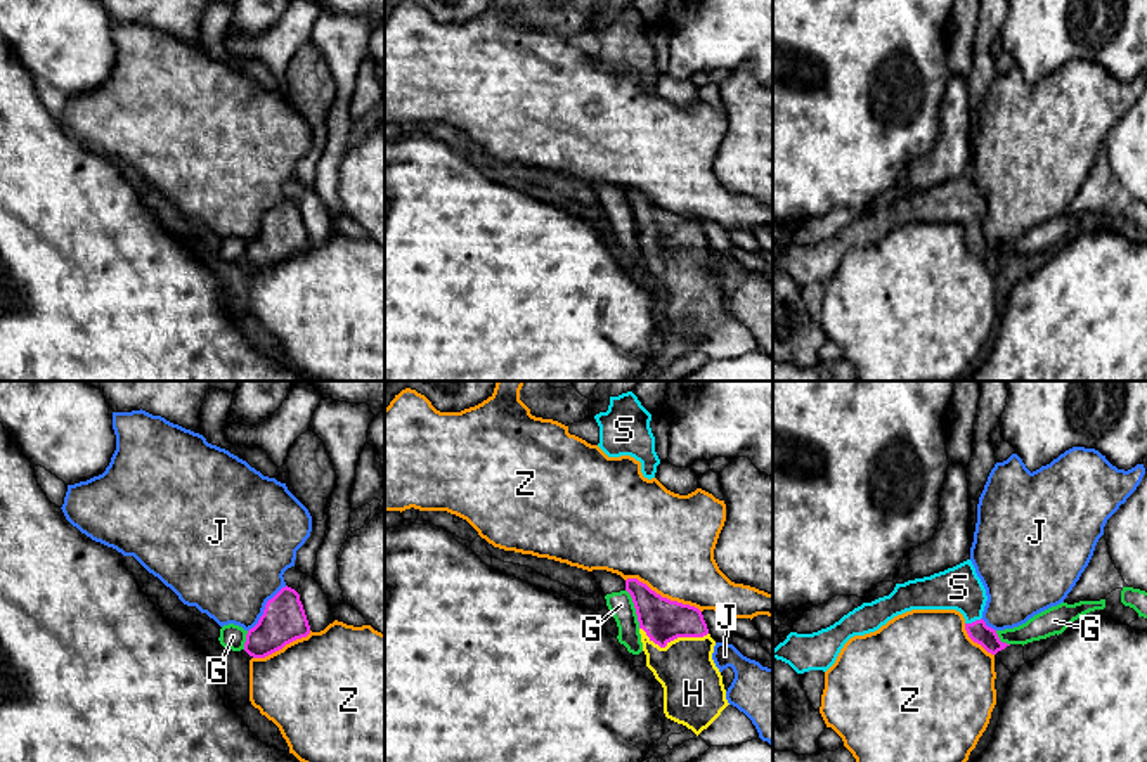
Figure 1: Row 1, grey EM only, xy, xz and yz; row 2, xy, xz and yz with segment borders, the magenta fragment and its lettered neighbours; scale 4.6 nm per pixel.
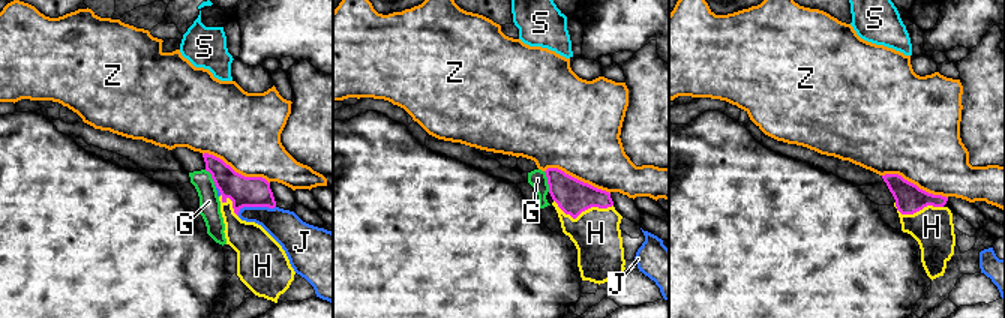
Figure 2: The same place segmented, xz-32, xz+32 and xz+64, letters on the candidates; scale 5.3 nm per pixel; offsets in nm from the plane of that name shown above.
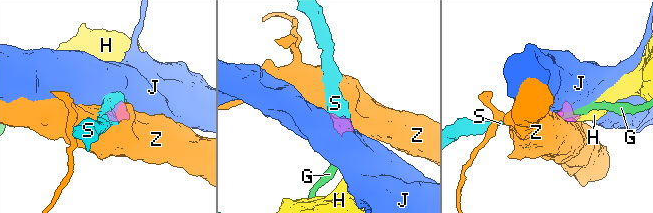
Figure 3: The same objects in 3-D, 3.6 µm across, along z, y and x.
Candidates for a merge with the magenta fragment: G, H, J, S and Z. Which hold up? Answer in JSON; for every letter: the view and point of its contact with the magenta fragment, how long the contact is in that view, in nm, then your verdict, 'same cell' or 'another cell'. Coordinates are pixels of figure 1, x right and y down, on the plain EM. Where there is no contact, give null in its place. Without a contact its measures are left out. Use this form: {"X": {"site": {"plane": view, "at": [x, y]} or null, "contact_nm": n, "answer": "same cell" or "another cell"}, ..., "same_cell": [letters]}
{"G": {"site": {"plane": "xz", "at": [635, 219]}, "contact_nm": 200, "answer": "another cell"}, "H": {"site": {"plane": "xz", "at": [674, 250]}, "contact_nm": 320, "answer": "same cell"}, "J": {"site": {"plane": "xy", "at": [265, 219]}, "contact_nm": 280, "answer": "another cell"}, "S": {"site": {"plane": "yz", "at": [972, 234]}, "contact_nm": 90, "answer": "same cell"}, "Z": {"site": {"plane": "xz", "at": [664, 210]}, "contact_nm": 380, "answer": "another cell"}, "same_cell": ["H", "S"]}

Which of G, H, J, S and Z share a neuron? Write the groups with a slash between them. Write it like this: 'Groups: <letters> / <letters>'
Groups: G / H S / J / Z

